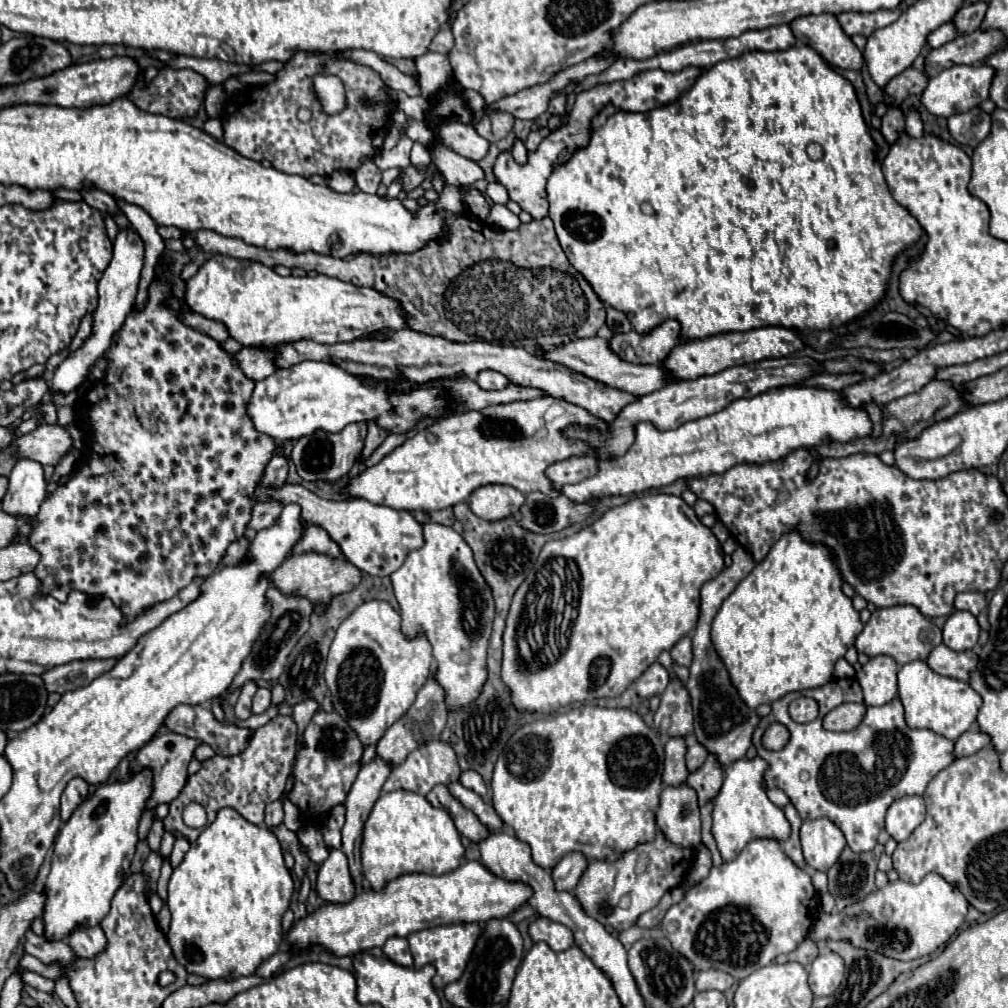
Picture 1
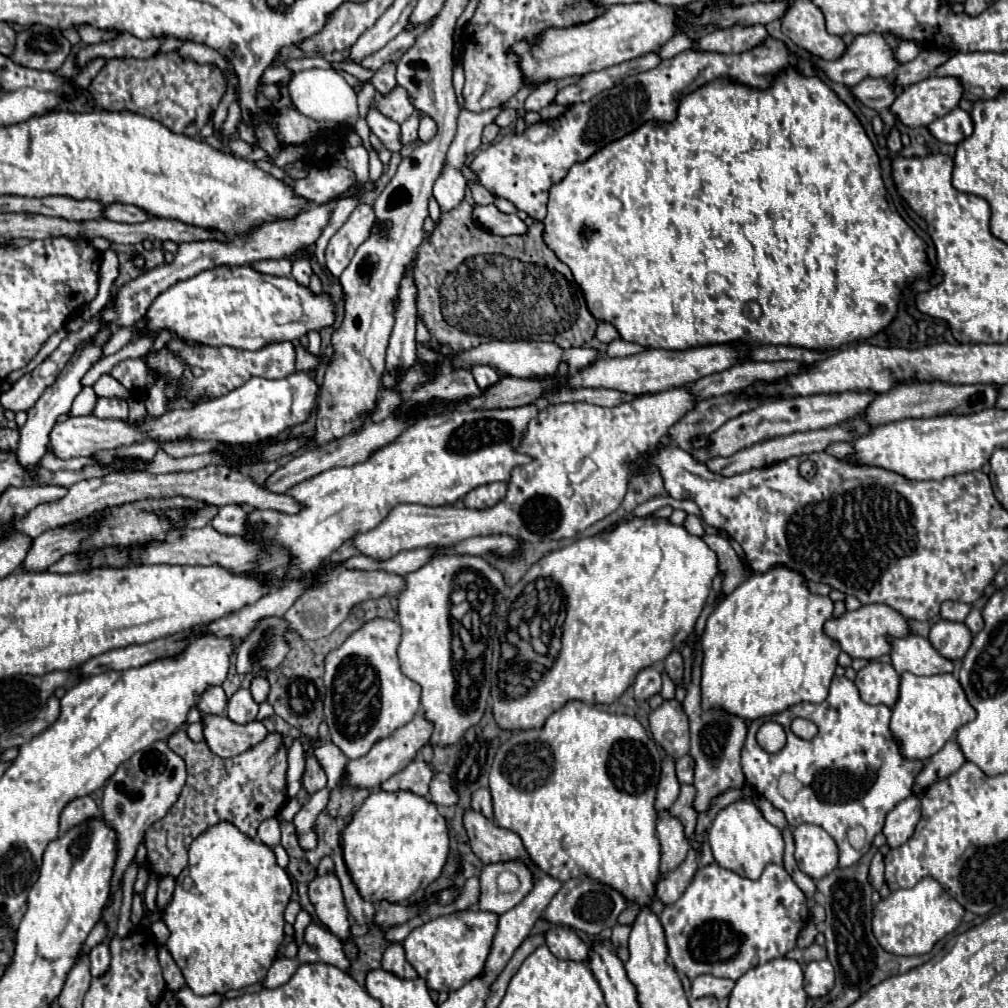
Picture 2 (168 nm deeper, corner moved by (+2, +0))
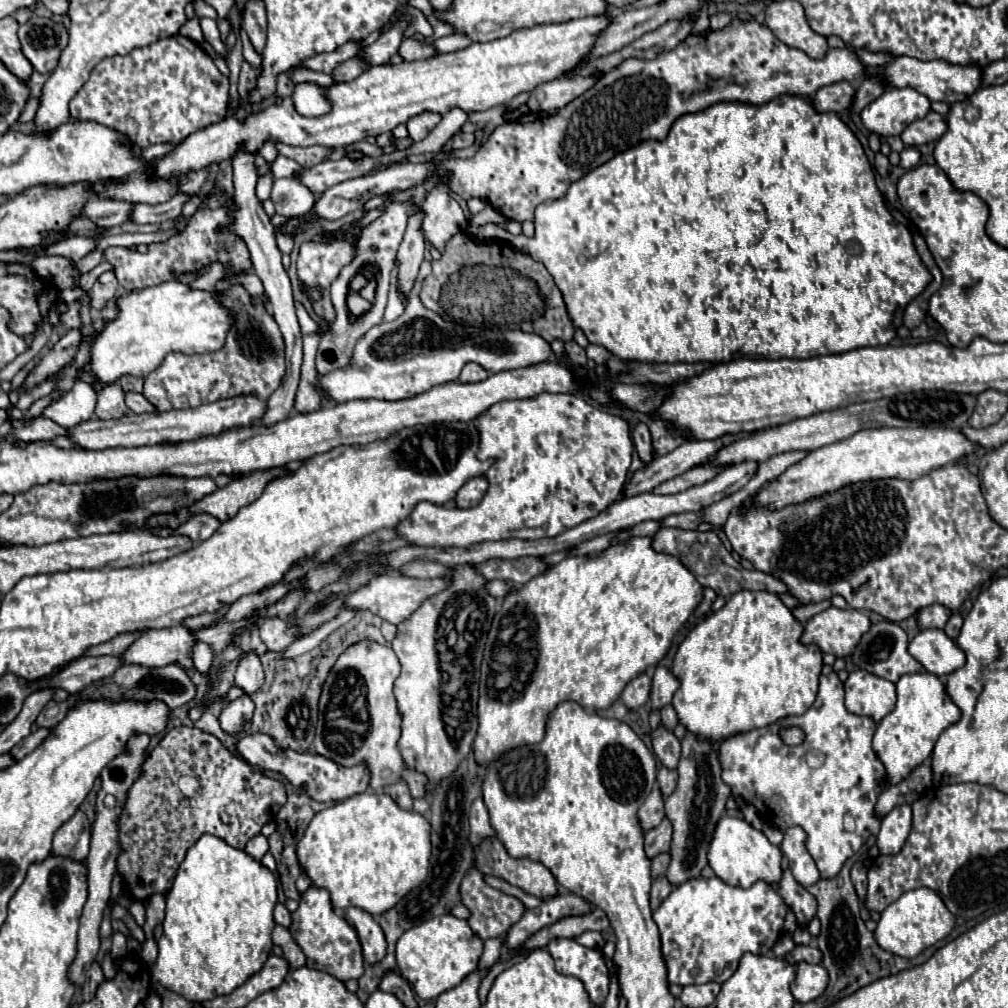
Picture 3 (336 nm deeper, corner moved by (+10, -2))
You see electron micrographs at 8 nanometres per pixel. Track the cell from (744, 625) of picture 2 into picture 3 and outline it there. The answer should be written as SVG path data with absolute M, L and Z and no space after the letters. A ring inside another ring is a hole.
M741 590L737 594L733 594L727 604L709 614L703 622L699 622L689 634L687 638L681 642L675 658L673 658L673 666L671 666L671 672L673 676L679 680L679 690L675 692L673 696L673 708L677 712L677 718L679 718L679 724L685 726L685 730L689 730L691 734L695 734L699 740L709 740L709 742L725 742L737 734L743 734L743 732L749 732L749 730L755 730L755 728L763 728L763 726L769 726L781 718L787 718L787 716L801 716L817 698L817 680L819 680L819 674L821 674L821 668L823 668L823 660L821 660L821 650L813 644L805 646L799 642L799 636L803 634L803 624L797 622L791 614L791 610L771 592L749 592L749 590Z

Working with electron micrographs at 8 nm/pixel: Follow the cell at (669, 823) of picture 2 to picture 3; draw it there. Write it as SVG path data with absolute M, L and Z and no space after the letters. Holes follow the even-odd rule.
M659 854L659 856L651 862L651 876L653 876L653 878L665 876L667 864L669 864L669 854Z

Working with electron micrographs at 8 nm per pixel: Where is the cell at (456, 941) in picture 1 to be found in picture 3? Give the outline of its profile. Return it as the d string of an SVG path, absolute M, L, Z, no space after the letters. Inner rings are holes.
M443 914L421 922L413 930L407 930L397 942L397 966L401 976L413 986L415 994L423 1000L437 1000L443 992L459 986L479 966L483 942L469 930L465 920L453 914Z

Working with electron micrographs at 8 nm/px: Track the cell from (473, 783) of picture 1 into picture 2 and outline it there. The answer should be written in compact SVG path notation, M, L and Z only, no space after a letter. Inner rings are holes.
M479 788L477 792L473 792L471 796L471 808L481 812L483 816L491 818L493 816L493 806L491 806L491 792L487 788Z

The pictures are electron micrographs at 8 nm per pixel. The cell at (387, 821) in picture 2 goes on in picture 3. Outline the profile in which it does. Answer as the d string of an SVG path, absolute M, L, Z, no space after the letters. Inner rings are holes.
M361 792L317 812L295 852L313 886L329 890L337 912L353 906L375 916L391 910L425 880L431 856L429 822L413 810L401 810L385 792Z

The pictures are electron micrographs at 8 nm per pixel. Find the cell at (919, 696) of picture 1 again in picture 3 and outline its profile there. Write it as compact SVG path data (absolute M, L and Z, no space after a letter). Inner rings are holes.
M929 672L905 674L899 678L895 686L897 686L895 710L877 724L873 736L873 750L877 758L883 762L887 774L885 782L881 784L889 784L889 786L903 782L919 764L923 764L933 752L939 734L947 726L957 722L957 718L961 718L961 710L957 710L957 706L945 694L943 682Z

